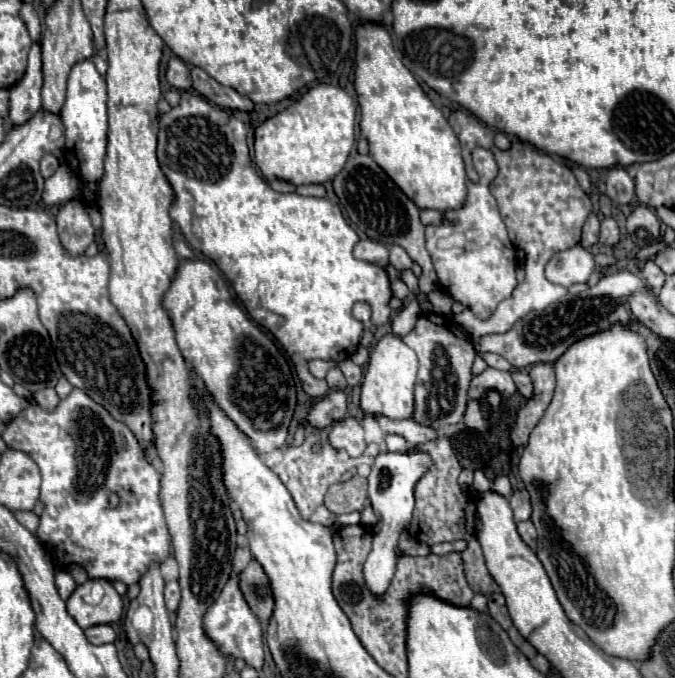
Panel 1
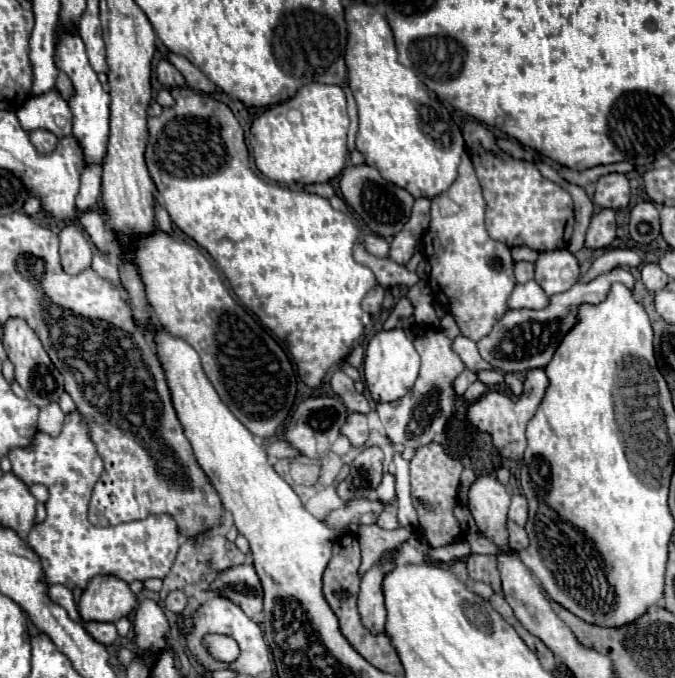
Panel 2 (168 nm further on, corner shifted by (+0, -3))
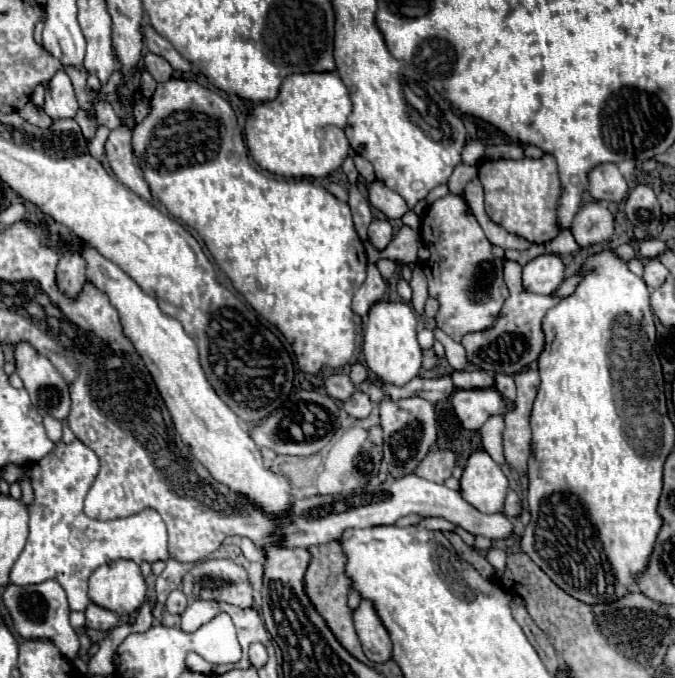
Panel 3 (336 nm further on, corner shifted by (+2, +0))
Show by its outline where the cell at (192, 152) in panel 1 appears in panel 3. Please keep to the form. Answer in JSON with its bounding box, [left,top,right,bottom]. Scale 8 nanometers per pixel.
[132,78,368,374]

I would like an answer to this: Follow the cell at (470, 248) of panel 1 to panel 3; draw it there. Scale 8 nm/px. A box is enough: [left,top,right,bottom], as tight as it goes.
[420,194,508,342]

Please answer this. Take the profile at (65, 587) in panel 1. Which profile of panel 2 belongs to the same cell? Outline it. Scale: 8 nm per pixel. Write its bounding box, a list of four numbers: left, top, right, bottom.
[50,585,78,621]

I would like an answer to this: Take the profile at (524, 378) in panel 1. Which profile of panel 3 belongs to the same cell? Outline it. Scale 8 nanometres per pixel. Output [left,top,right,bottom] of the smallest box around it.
[496,374,516,400]

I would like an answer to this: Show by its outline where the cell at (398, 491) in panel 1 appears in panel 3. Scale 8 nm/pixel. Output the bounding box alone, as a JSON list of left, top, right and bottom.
[354,600,392,662]

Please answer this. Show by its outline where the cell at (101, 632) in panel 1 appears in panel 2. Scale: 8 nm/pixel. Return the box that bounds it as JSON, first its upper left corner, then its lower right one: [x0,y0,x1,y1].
[84,621,118,645]

